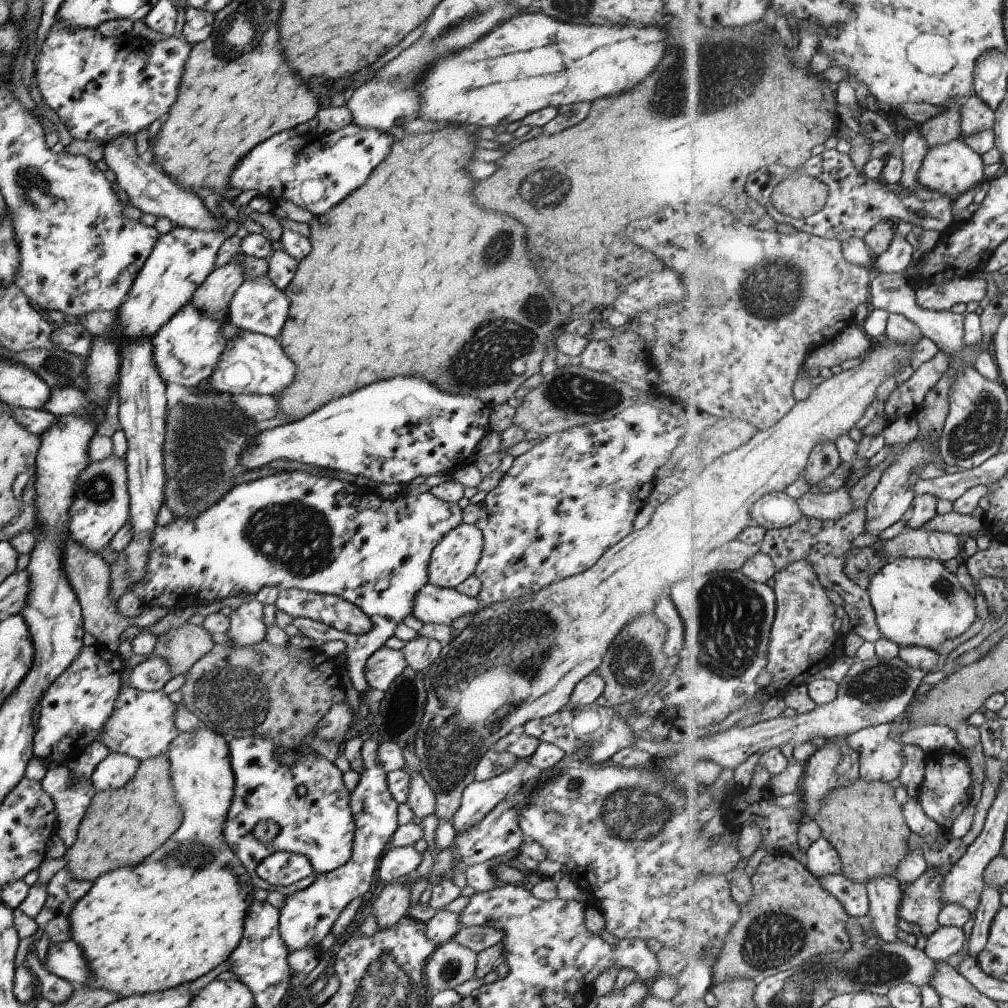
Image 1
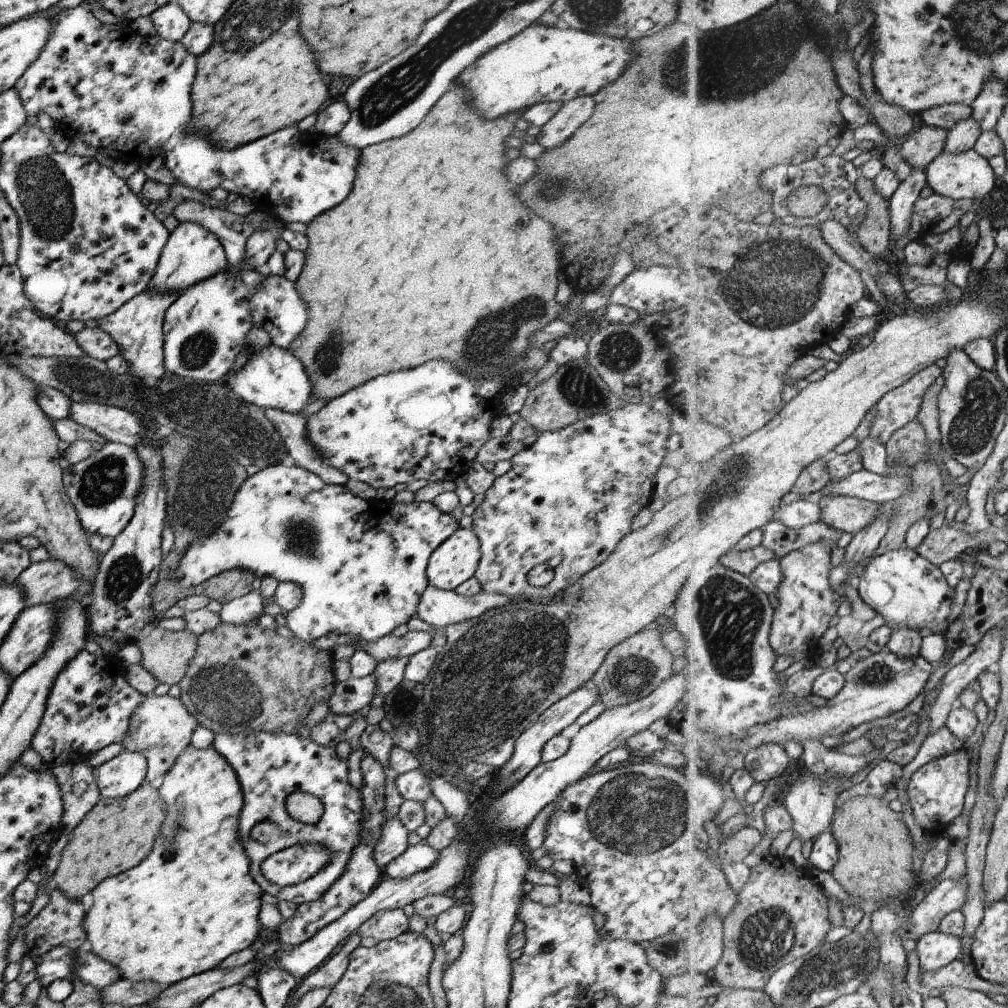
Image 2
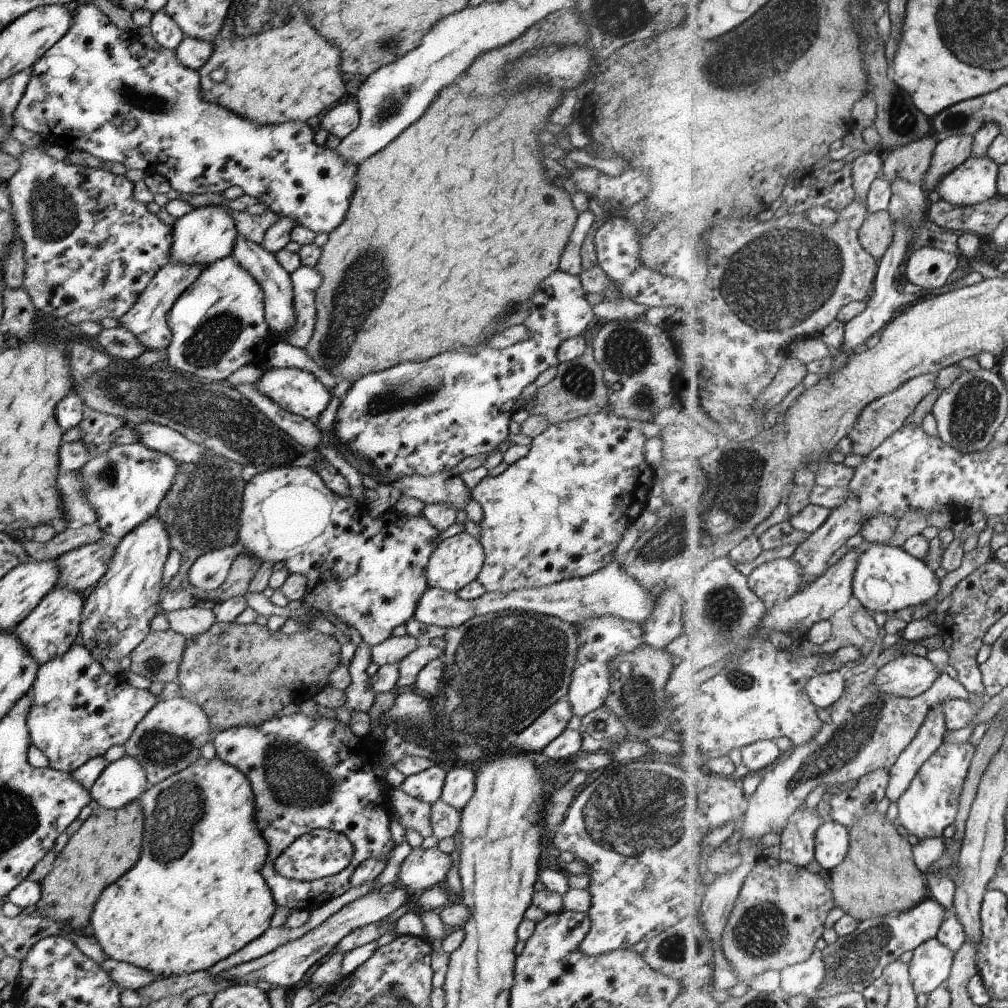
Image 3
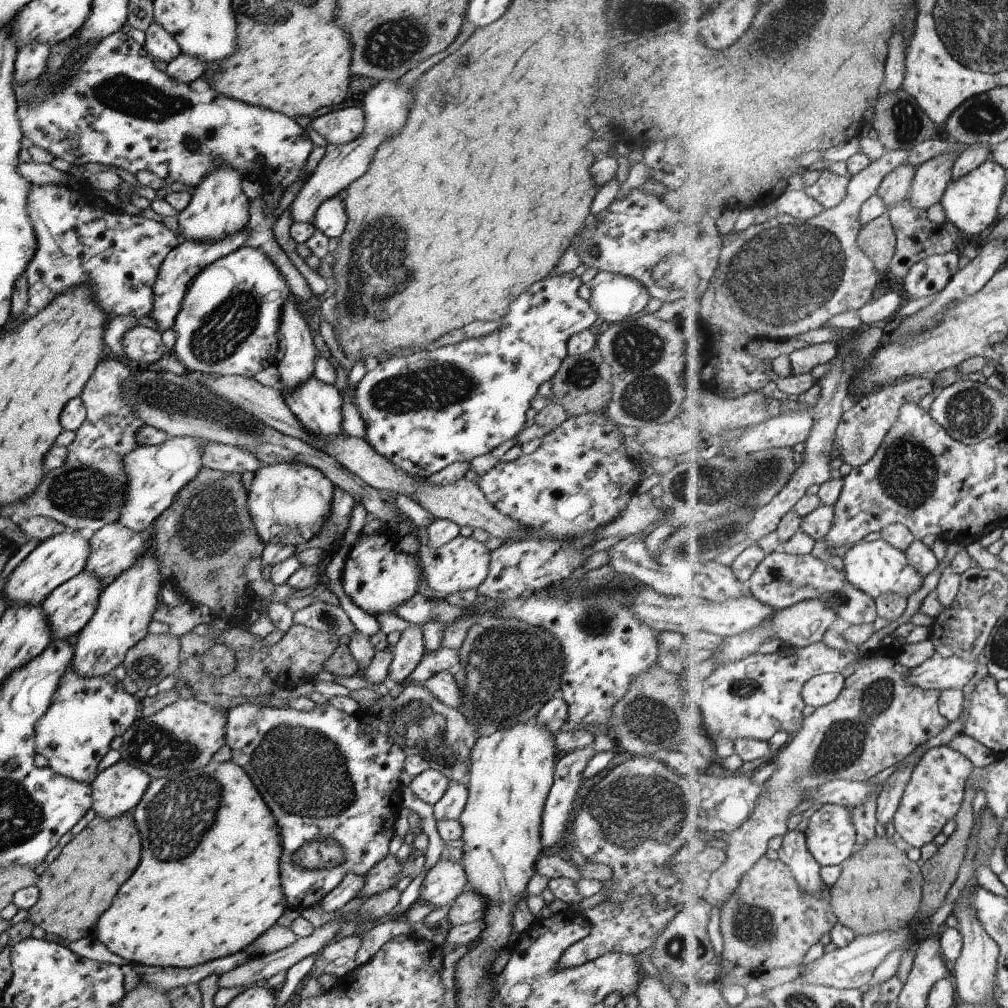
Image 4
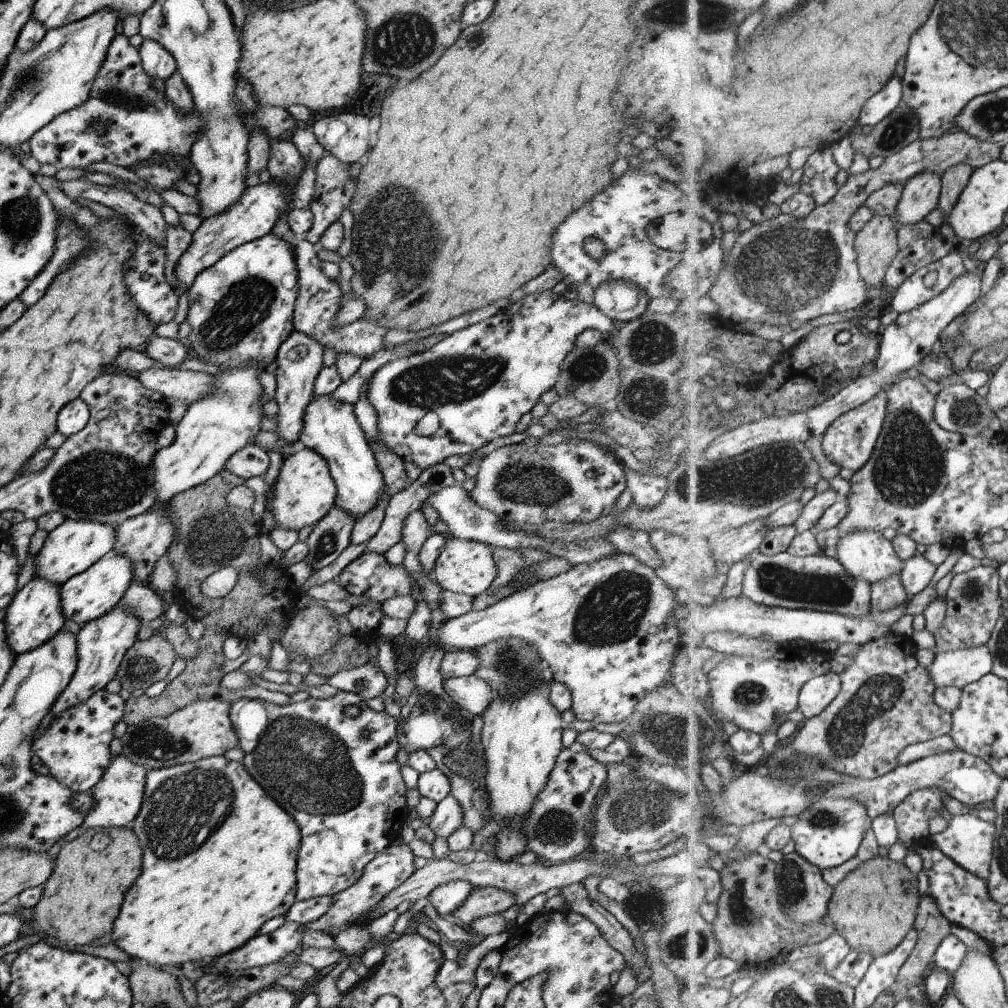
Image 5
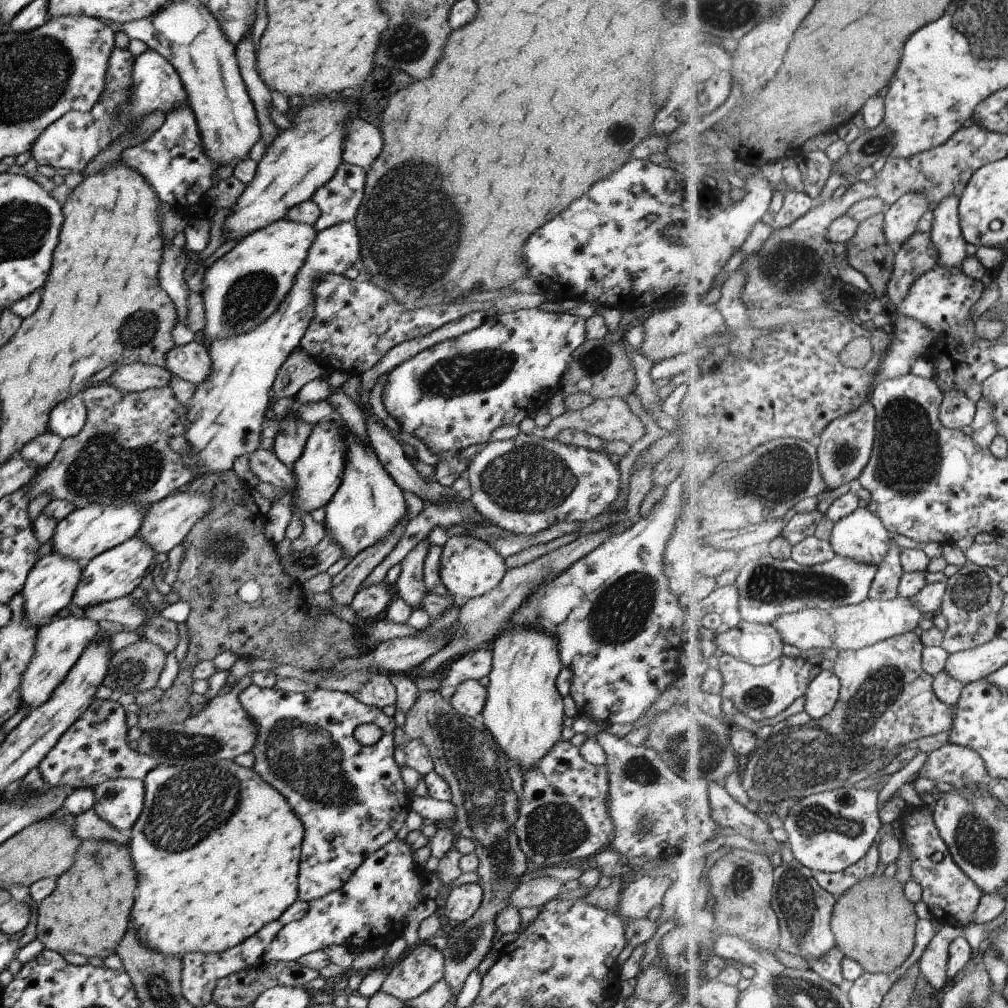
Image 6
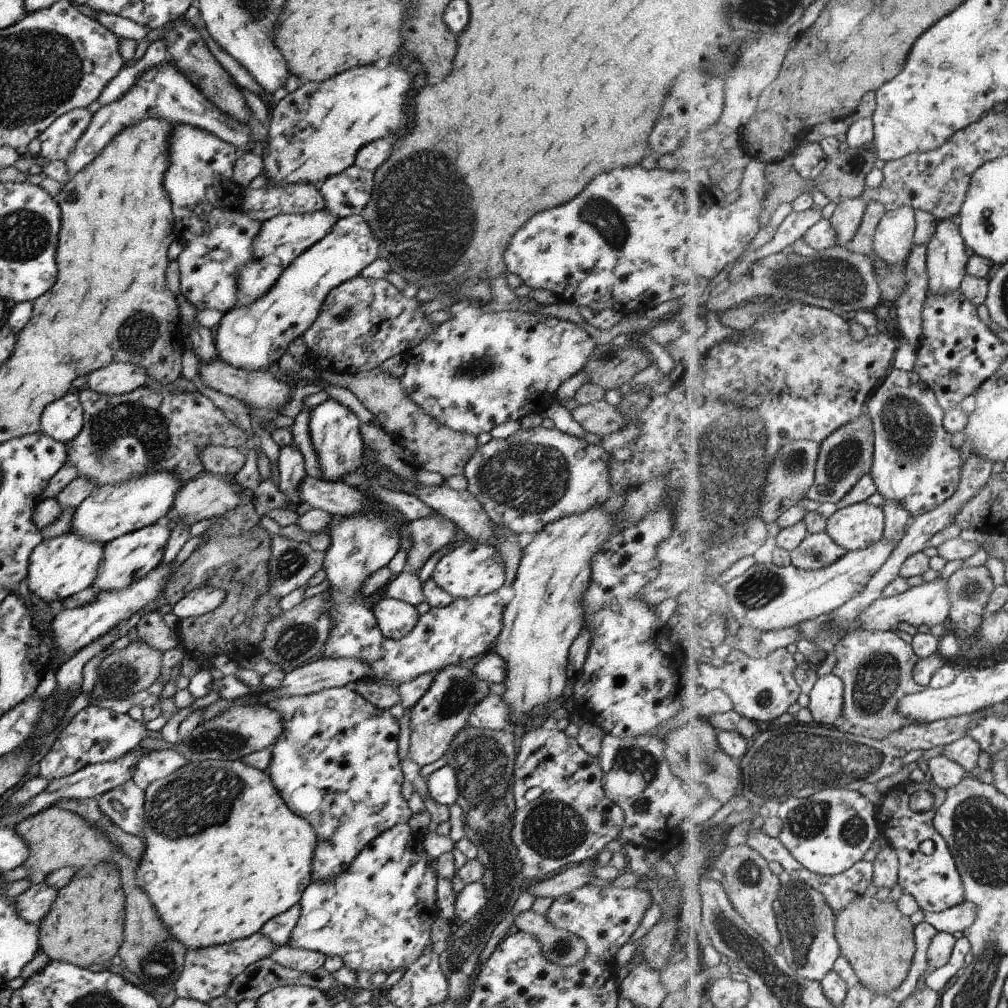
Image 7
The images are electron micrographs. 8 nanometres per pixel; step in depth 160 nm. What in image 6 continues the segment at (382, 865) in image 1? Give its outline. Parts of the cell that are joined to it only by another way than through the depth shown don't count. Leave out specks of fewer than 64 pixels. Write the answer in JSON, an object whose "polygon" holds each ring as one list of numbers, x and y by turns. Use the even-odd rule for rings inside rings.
{"polygon":[[475,883,455,885,446,896,444,906,437,912,439,917,455,922,465,922,477,910,482,888]]}

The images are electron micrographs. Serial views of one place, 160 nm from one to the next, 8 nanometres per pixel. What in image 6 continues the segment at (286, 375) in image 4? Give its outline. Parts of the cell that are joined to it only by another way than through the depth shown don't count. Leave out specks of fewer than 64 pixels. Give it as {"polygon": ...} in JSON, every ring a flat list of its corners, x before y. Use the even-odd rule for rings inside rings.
{"polygon":[[292,397,293,405,280,420,278,420,278,430,274,436,272,452,287,467,299,458,307,437,312,431,312,425,301,420,297,420,295,412,303,401]]}

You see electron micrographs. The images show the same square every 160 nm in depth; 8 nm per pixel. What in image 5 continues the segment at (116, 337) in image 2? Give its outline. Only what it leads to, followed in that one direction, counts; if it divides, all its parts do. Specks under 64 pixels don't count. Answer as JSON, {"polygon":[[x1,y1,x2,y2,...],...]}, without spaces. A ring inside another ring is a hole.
{"polygon":[[271,178,267,184,257,184,247,187,240,196,240,200,232,204,225,212,203,219,198,228,191,233,191,240,186,250,177,258,174,264,177,296,186,291,198,272,217,262,224,254,232,251,243,243,251,242,259,237,271,233,271,228,278,216,287,208,292,208,292,198,295,185,283,185]]}

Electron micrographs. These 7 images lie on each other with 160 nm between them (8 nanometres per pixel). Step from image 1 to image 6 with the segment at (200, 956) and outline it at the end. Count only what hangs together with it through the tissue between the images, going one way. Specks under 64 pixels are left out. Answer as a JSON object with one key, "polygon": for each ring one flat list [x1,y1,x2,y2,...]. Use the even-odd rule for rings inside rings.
{"polygon":[[225,759,188,762,183,766,157,765,147,772,142,778,142,783,143,808,130,828,131,838,127,844,137,881,135,898,128,918,129,927,134,929,136,937,145,947,163,956,179,956,179,958,187,953,220,953,243,942,265,923,278,919,295,902,298,898,296,874,299,870,300,844,304,835,303,825,285,798,250,768,240,767,234,760]]}

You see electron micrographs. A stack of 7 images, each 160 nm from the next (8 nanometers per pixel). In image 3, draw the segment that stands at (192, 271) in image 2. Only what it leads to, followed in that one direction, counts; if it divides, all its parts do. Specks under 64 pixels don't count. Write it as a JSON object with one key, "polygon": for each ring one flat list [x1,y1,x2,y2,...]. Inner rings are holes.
{"polygon":[[213,205,194,208,175,219,172,224,172,243,170,246,170,262,180,265,210,265,223,257,231,256,231,249,236,237,236,228,234,220,230,217,229,208]]}

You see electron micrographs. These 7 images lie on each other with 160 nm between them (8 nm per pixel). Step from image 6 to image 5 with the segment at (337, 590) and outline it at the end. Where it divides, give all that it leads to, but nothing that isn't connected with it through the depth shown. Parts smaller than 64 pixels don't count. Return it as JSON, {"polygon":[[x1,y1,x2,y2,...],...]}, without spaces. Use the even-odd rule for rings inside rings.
{"polygon":[[437,463,431,465,429,468,423,469,418,478,414,481,410,481,410,485,401,492,390,494,387,506,384,508,384,515,381,519,378,529,375,534,367,541,366,547,363,551,374,552,377,554,384,553,388,548,391,548,393,544,400,541,402,522,410,512,416,511,422,506,425,500,429,499,433,493,441,490,445,487,450,487,455,484,452,477,451,469,443,464]]}

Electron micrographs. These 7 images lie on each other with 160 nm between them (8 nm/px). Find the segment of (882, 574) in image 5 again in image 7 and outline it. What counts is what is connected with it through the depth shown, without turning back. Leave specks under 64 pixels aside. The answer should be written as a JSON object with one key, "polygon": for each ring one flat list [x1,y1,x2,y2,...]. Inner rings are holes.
{"polygon":[[860,502,838,509,828,520,827,532,848,551,867,548,884,538,886,511,883,506]]}

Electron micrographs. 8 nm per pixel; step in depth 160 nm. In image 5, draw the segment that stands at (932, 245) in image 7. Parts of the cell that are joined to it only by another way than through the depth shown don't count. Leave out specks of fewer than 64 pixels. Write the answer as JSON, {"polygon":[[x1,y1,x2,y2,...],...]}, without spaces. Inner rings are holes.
{"polygon":[[967,162,951,167,942,174,942,194,938,207,944,212,946,218,951,214,959,197,970,181,974,168]]}

